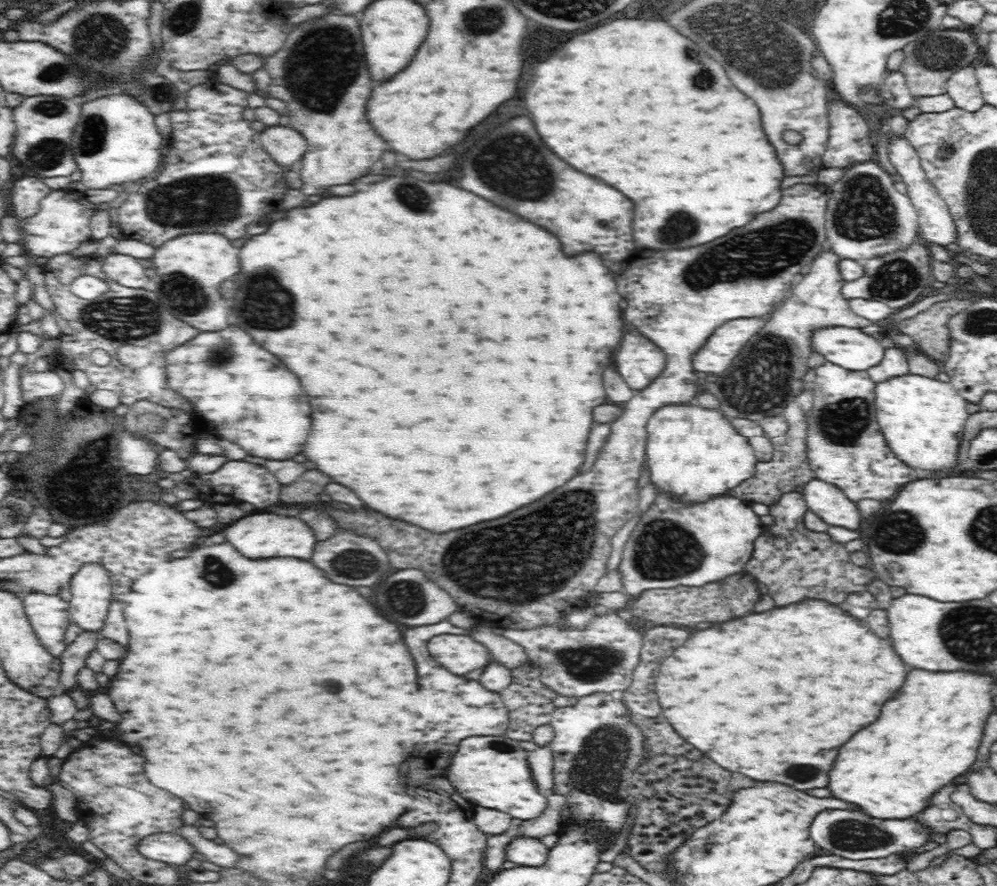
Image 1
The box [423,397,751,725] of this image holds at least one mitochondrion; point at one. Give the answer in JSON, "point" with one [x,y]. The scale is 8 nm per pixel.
{"point":[526,570]}

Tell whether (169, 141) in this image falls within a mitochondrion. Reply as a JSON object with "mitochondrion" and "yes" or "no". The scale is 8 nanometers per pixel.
{"mitochondrion":"no"}

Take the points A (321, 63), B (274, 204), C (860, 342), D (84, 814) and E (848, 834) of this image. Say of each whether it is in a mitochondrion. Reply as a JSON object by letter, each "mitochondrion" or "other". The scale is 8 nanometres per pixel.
{"A":"mitochondrion","B":"other","C":"other","D":"other","E":"mitochondrion"}

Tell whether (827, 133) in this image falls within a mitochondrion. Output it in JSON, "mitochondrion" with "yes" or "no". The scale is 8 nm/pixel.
{"mitochondrion":"no"}

